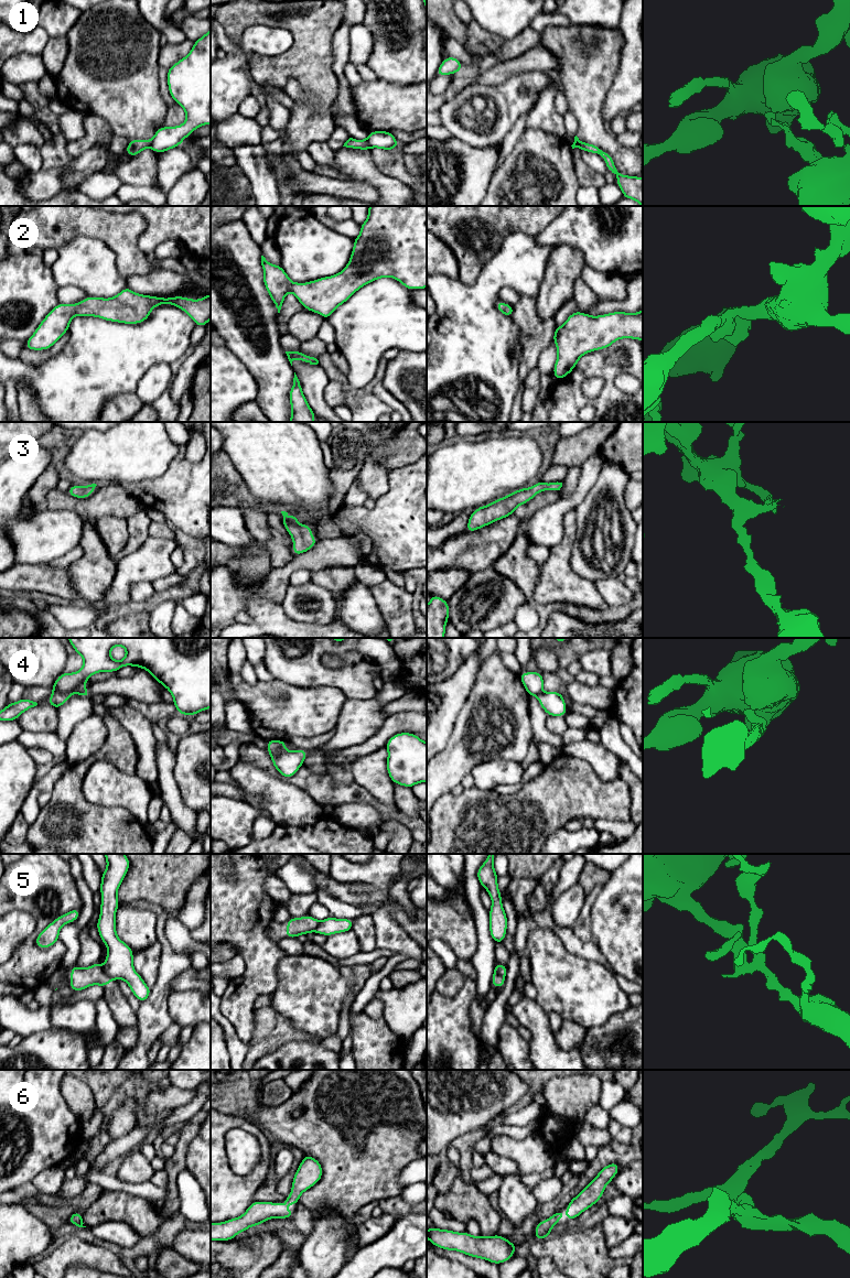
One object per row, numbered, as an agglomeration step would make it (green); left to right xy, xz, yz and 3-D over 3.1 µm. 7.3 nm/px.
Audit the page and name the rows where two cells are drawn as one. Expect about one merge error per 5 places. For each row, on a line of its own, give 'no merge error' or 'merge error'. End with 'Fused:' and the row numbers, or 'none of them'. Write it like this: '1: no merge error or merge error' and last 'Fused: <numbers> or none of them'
1: merge error
2: no merge error
3: no merge error
4: merge error
5: merge error
6: no merge error
Fused: 1, 4, 5

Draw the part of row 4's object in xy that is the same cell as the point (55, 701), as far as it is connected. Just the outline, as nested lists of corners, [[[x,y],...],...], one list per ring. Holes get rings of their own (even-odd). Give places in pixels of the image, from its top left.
[[[52,694],[49,697],[47,703],[57,710],[60,706],[64,705],[68,701],[69,696],[71,694]]]

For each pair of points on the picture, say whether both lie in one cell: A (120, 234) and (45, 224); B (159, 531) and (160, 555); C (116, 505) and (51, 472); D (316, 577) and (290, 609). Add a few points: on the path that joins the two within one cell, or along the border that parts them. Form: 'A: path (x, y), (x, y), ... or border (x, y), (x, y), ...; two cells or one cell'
A: path (101, 225), (64, 224); one cell
B: border (149, 535), (174, 540); two cells
C: border (55, 487), (46, 495), (44, 507); two cells
D: border (311, 581), (325, 587), (334, 597); two cells

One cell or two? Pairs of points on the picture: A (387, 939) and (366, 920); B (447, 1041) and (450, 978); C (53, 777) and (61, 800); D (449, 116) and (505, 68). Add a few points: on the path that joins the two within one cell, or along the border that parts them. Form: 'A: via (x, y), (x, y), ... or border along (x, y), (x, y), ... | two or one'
A: border along (353, 917), (362, 913), (370, 914), (376, 948) | two
B: border along (466, 976), (454, 995), (438, 993) | two
C: border along (71, 765), (50, 792) | two
D: border along (513, 77), (498, 84), (470, 84), (462, 90) | two

